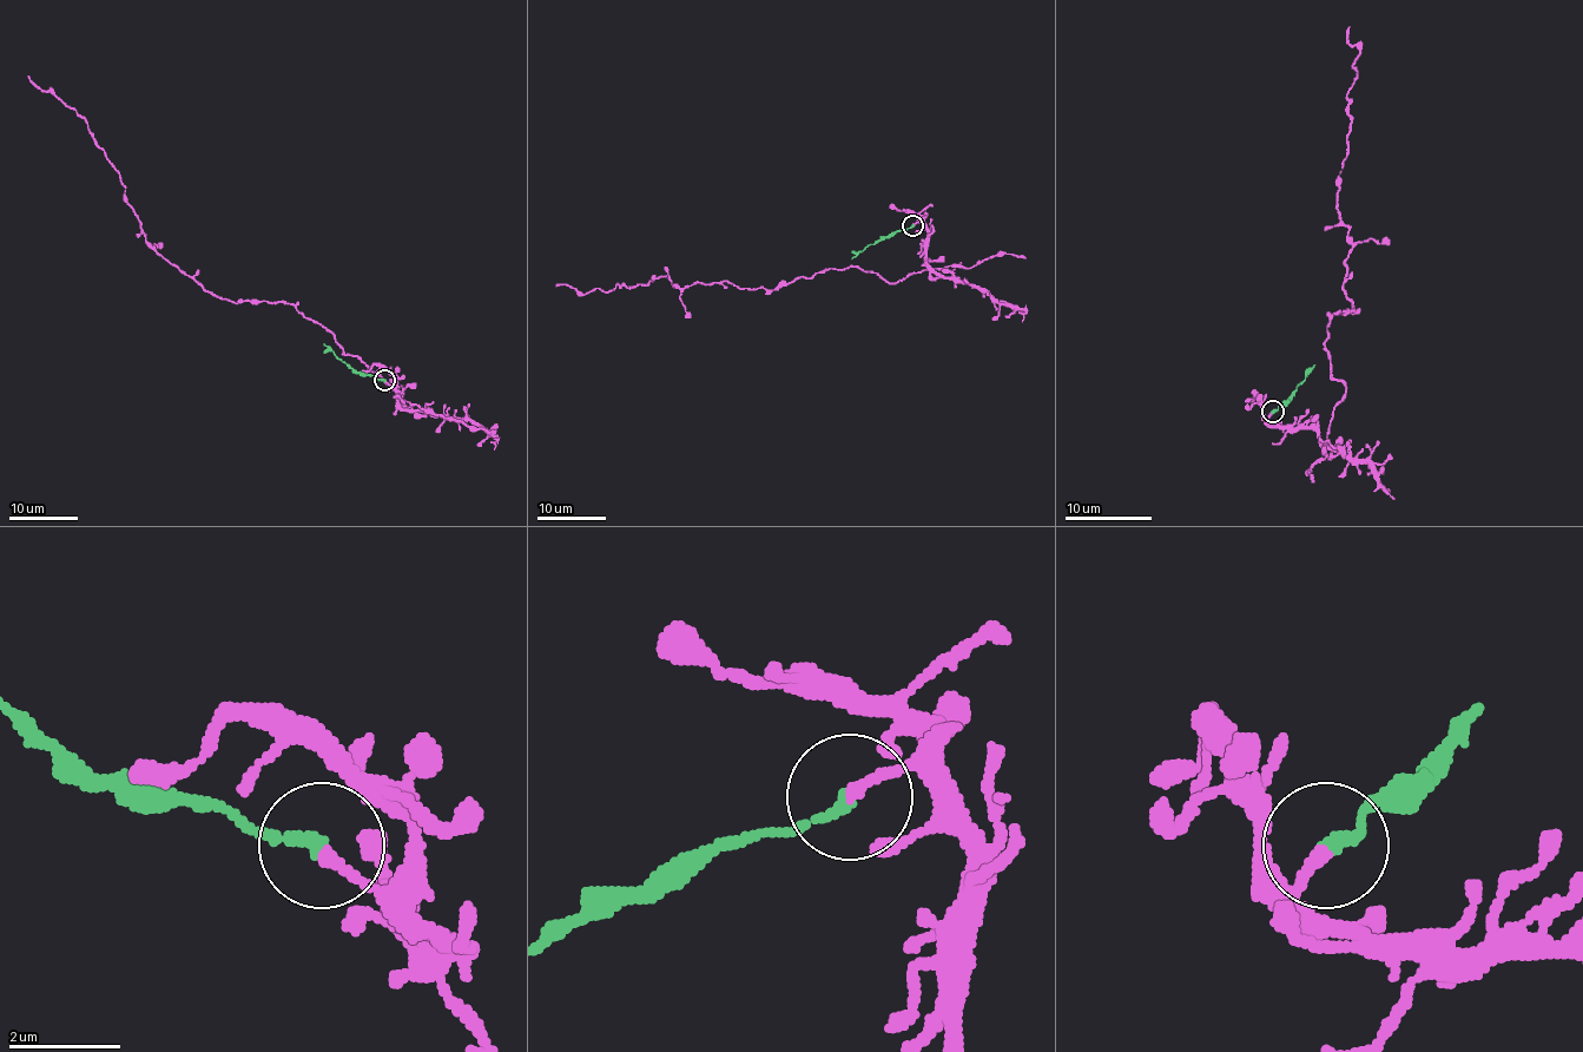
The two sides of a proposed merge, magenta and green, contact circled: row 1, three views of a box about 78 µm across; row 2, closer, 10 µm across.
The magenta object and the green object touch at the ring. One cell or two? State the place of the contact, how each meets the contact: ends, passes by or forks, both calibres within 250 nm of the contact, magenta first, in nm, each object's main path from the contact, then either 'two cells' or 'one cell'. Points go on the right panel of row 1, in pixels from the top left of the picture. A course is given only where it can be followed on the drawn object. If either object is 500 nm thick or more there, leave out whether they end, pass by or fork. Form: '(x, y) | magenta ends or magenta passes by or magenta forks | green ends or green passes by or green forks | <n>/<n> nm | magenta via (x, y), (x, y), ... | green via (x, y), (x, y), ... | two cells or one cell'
(1272, 412) | magenta ends | green ends | 200/240 nm | magenta via (1273, 412), (1338, 448), (1323, 442), (1345, 386), (1325, 350), (1332, 316), (1353, 311), (1349, 26) | green via (1273, 412), (1314, 363) | two cells

